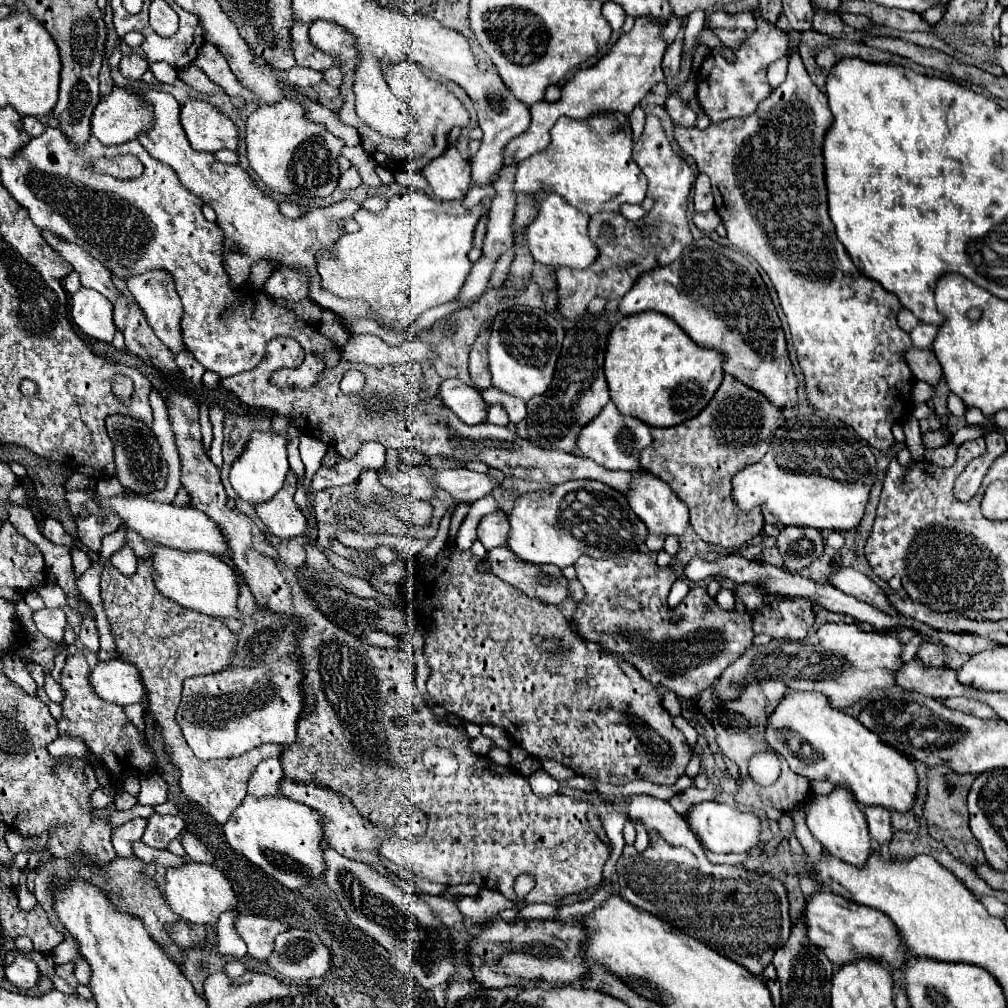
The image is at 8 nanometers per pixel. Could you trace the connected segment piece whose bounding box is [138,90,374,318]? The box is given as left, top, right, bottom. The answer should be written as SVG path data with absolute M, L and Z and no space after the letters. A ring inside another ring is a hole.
M148 90L142 92L152 104L154 104L154 126L138 136L140 144L160 162L168 164L184 188L188 188L192 194L200 196L206 204L210 204L218 216L218 226L226 234L226 246L234 246L234 252L228 252L224 256L224 266L230 272L234 280L234 288L241 287L250 275L252 262L258 262L260 258L272 258L282 262L286 268L296 270L304 274L310 282L310 298L316 300L322 308L328 308L336 314L342 314L346 318L374 318L374 312L364 300L346 300L332 292L326 292L320 286L320 276L316 272L316 256L320 250L330 250L338 238L344 234L344 228L338 226L338 220L346 220L354 214L360 206L344 200L326 208L314 208L306 216L298 220L290 220L278 212L278 204L264 194L254 180L248 176L246 170L242 170L238 164L222 164L216 162L214 154L210 152L194 152L190 142L184 138L184 128L180 124L180 104L176 98L168 92L160 90Z

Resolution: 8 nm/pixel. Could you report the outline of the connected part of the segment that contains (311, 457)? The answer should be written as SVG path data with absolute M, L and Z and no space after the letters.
M300 436L300 456L302 456L302 462L306 466L306 472L304 472L304 492L306 494L310 494L312 476L320 468L320 460L324 458L326 450L328 450L328 444L326 442L322 442L318 438Z

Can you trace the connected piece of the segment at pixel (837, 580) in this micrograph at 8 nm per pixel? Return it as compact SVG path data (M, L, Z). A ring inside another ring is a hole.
M842 568L842 570L830 572L828 582L834 588L842 590L844 594L850 594L850 596L854 596L858 600L864 600L864 602L868 602L868 604L872 604L878 610L884 610L888 614L896 614L890 608L890 604L886 604L884 590L878 584L874 584L868 576L864 576L862 572L854 570L854 568Z

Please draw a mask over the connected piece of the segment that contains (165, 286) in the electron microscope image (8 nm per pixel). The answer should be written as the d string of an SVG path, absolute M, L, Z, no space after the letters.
M148 270L140 276L132 276L126 280L128 290L132 292L132 296L136 298L140 310L144 312L148 324L152 326L152 330L156 332L156 336L170 348L170 352L178 354L186 350L186 344L182 340L182 330L180 330L180 318L182 318L182 302L180 296L174 288L174 278L164 272L164 270Z

